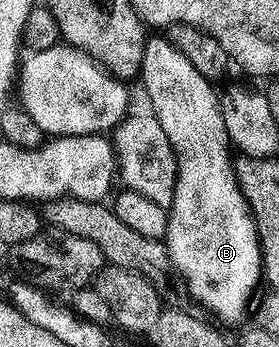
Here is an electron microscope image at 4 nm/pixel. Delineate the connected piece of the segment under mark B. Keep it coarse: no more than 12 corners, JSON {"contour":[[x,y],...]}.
{"contour":[[167,37],[139,82],[176,154],[166,246],[188,294],[240,323],[261,235],[221,96]]}

